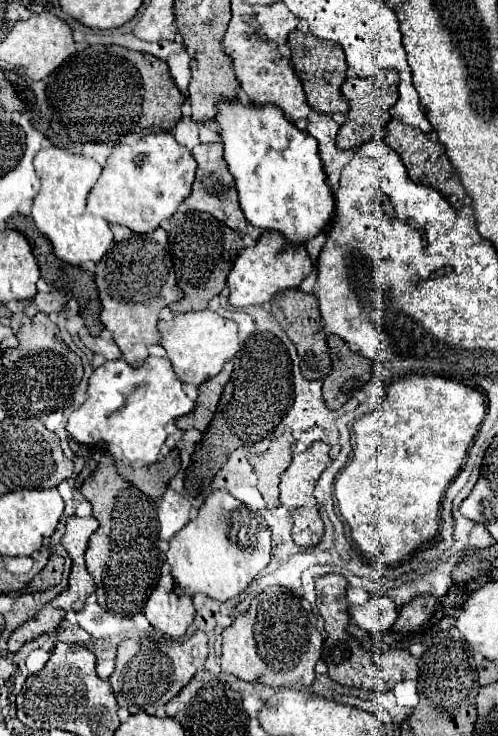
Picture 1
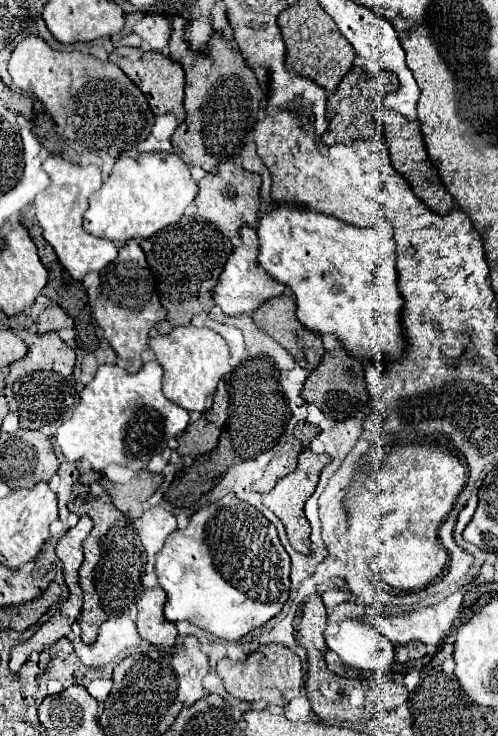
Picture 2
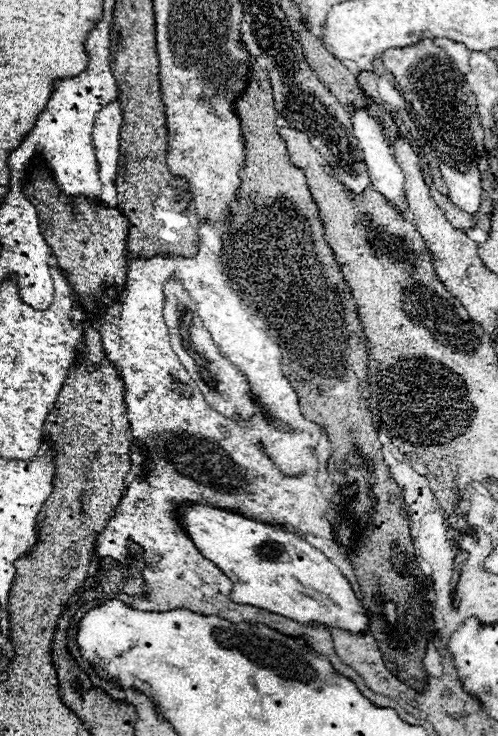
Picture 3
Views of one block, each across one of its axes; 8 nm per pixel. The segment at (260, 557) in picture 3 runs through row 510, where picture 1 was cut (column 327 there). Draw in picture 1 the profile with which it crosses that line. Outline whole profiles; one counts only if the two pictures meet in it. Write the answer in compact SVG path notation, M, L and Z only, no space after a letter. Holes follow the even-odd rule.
M220 102L216 122L220 124L224 158L236 180L240 206L246 220L264 230L282 232L290 244L306 246L314 236L324 234L334 222L336 202L326 182L318 156L318 142L288 122L276 106L242 106Z

